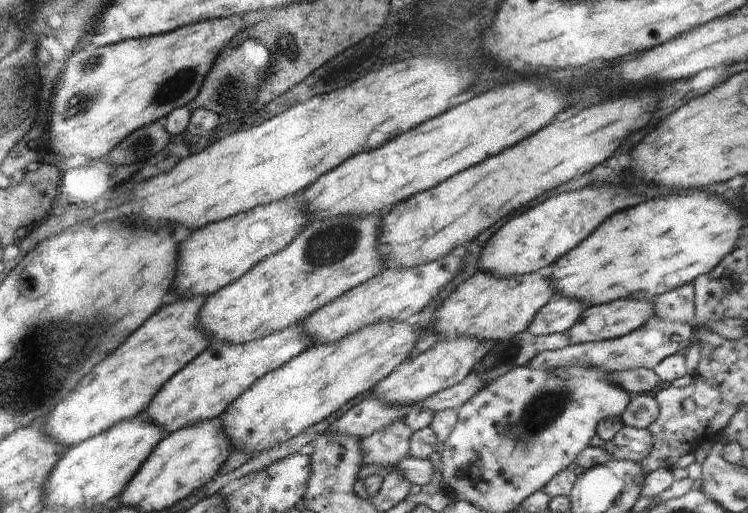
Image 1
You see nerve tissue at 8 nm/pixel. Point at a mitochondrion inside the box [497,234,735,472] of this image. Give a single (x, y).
(545, 408)

